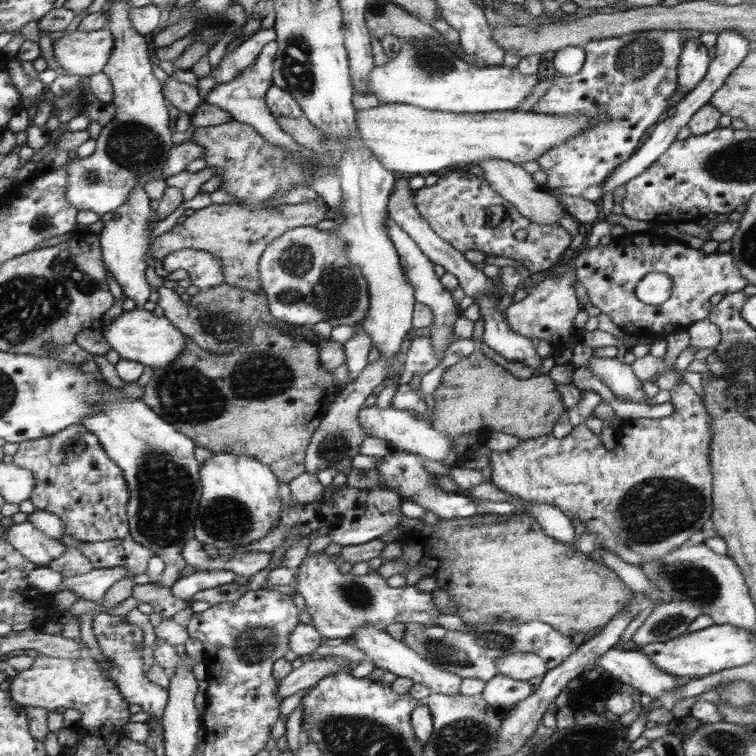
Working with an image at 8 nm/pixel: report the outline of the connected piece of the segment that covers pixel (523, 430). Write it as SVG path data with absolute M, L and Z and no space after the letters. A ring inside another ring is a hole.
M477 350L467 358L462 358L458 364L448 367L441 376L440 385L426 400L429 407L425 413L428 414L431 425L436 430L445 432L451 439L451 454L442 462L449 468L457 461L474 456L456 456L454 444L460 437L475 434L485 442L493 431L520 439L543 437L553 431L556 421L569 410L549 375L514 378L510 371Z

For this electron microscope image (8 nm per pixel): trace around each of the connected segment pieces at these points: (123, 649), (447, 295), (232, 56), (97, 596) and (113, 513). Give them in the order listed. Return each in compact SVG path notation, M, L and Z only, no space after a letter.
M99 613L93 621L94 635L99 645L99 650L108 658L108 662L114 665L104 666L109 677L119 687L120 694L129 704L140 705L142 711L152 714L153 720L161 720L164 710L167 709L170 695L166 688L148 682L142 674L142 658L140 653L143 650L144 632L136 626L132 626L126 616L115 616Z
M390 216L387 233L400 257L400 264L403 266L402 270L407 276L407 281L410 286L414 287L415 300L429 306L429 309L432 310L433 321L429 334L431 334L431 338L434 338L435 352L443 352L450 344L450 338L453 335L452 326L456 322L456 318L458 318L458 312L456 312L456 306L454 306L454 300L452 300L452 292L446 290L440 284L440 278L434 272L434 264L428 260L429 256L423 253L415 239L404 231L398 223L391 220Z
M274 27L254 31L252 36L244 39L235 48L235 51L223 56L218 71L212 71L211 69L211 72L206 77L215 79L216 84L224 84L224 82L234 80L238 74L243 73L244 69L254 64L262 48L268 43L274 42L276 37L277 34Z
M96 568L87 574L64 578L60 584L62 590L69 590L80 599L100 602L116 582L127 577L126 568Z
M82 423L69 426L59 433L19 443L13 455L14 465L32 472L35 478L30 500L37 510L48 511L60 517L65 533L81 542L104 542L128 539L131 536L127 505L131 491L123 469L103 449L99 437Z

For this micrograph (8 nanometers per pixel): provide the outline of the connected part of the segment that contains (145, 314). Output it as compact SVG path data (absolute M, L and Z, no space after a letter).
M133 309L121 313L110 325L101 325L102 336L120 354L120 359L130 360L158 369L172 365L187 348L187 338L171 319L154 315L146 309Z

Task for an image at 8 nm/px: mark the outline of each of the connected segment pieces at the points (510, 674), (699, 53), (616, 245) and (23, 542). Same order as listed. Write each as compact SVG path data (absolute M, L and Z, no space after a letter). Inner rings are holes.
M532 653L507 654L498 660L498 673L514 680L536 682L549 668L541 656Z
M690 38L683 44L678 68L680 94L688 94L704 79L711 63L708 49L699 38Z
M624 232L613 237L609 244L598 243L574 255L575 280L588 292L591 303L624 333L636 338L665 338L686 331L695 322L711 314L710 298L714 294L740 292L748 284L736 259L728 253L704 253L678 242L668 242L645 233ZM649 272L667 274L673 280L671 297L658 306L640 302L635 295L638 282Z
M28 521L13 523L4 532L3 539L37 567L47 567L66 554L68 546L54 540Z

